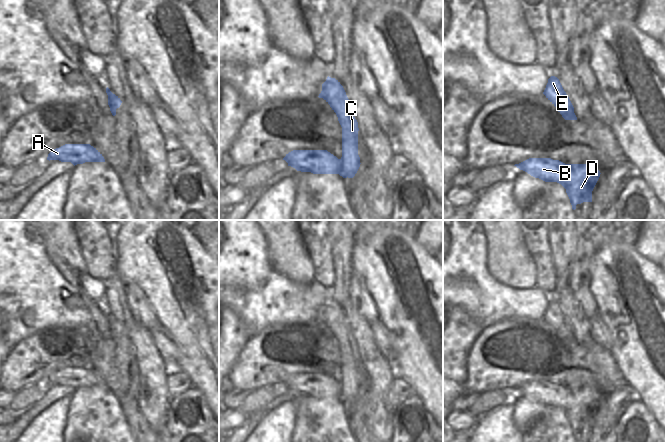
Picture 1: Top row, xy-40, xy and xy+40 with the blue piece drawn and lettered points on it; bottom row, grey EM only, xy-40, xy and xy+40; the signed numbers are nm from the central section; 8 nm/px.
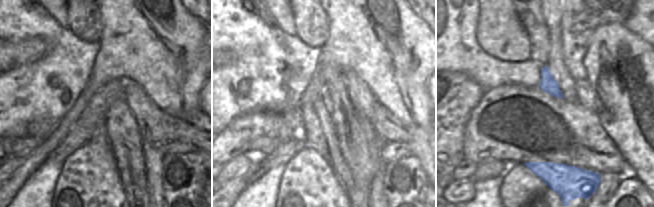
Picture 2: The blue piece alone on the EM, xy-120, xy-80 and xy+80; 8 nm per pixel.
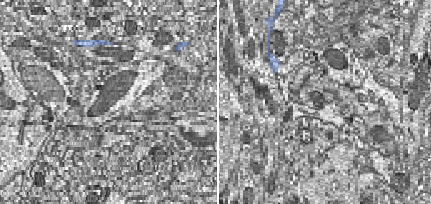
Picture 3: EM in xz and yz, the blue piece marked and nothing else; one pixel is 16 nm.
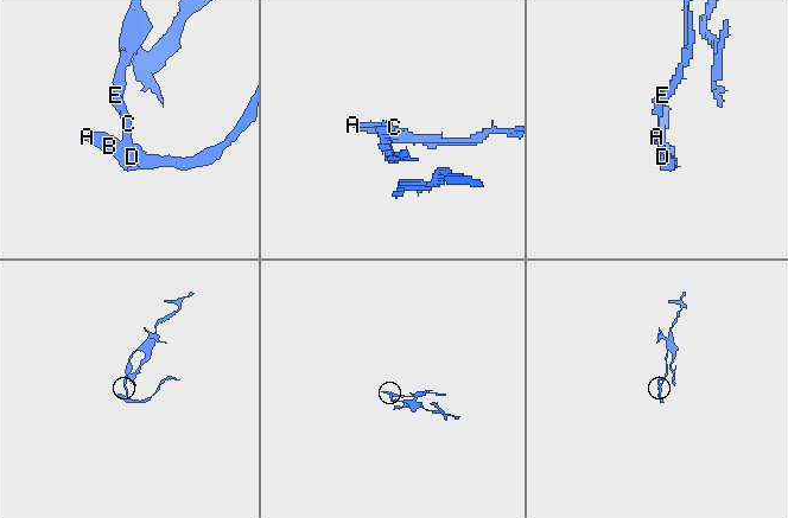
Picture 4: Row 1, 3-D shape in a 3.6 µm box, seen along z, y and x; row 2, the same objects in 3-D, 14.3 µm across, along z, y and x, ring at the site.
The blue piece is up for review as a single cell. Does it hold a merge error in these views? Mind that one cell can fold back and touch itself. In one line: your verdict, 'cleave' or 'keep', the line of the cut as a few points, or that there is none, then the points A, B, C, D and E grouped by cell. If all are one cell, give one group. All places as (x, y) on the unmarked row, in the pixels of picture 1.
cleave | xy (339, 383), (342, 395), (347, 400) | A B D / C E

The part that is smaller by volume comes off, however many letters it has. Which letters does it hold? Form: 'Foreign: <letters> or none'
Foreign: A, B, D

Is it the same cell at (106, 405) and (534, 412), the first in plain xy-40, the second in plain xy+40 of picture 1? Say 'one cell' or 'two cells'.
two cells

